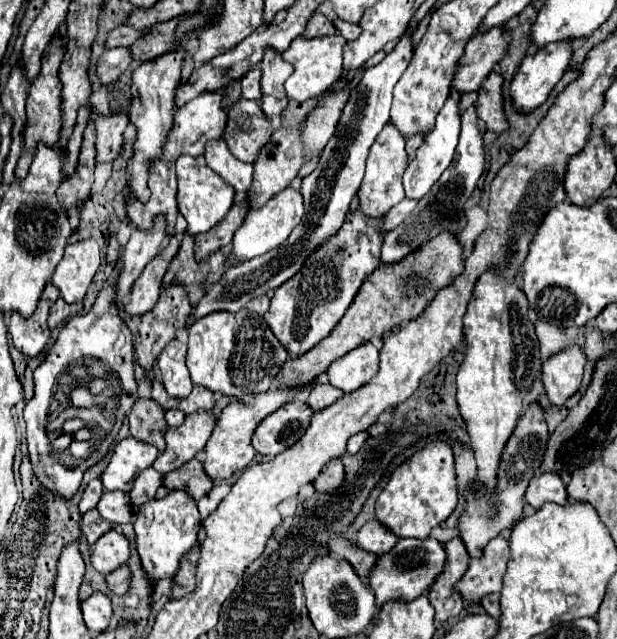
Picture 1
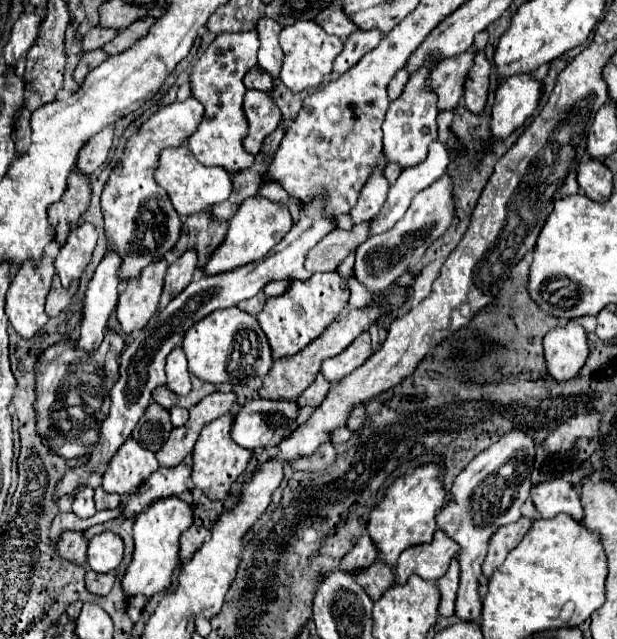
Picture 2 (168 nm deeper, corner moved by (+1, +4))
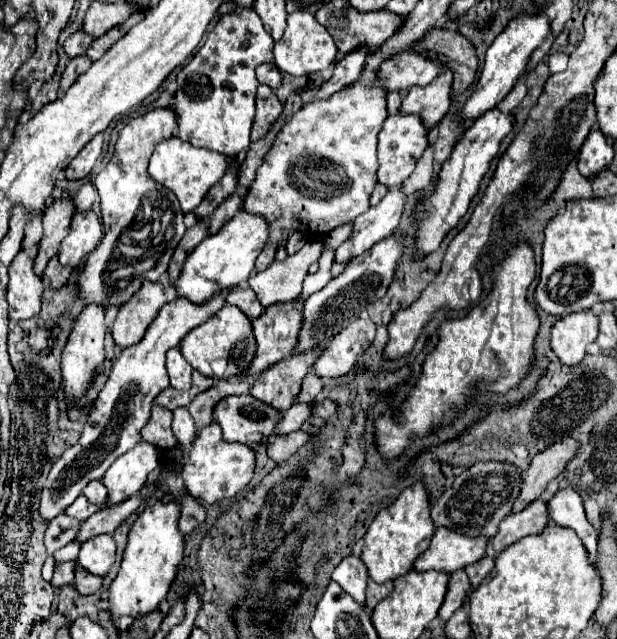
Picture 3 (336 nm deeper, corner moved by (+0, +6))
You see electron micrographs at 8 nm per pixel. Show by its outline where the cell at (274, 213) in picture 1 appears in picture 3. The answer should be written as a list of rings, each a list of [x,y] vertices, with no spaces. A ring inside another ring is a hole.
[[[238,210],[230,222],[226,222],[216,234],[206,236],[190,254],[182,266],[178,280],[172,282],[180,298],[192,304],[206,304],[220,290],[230,290],[248,280],[254,272],[254,260],[268,240],[268,224],[258,216]]]

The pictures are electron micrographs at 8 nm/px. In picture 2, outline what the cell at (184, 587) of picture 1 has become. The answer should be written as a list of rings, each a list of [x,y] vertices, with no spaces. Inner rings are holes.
[[[191,526],[189,530],[185,530],[183,532],[183,538],[181,538],[181,552],[179,552],[179,556],[181,556],[181,562],[189,562],[191,560],[191,556],[193,556],[193,552],[203,544],[203,540],[207,540],[207,530],[205,528],[197,528],[197,526]]]

